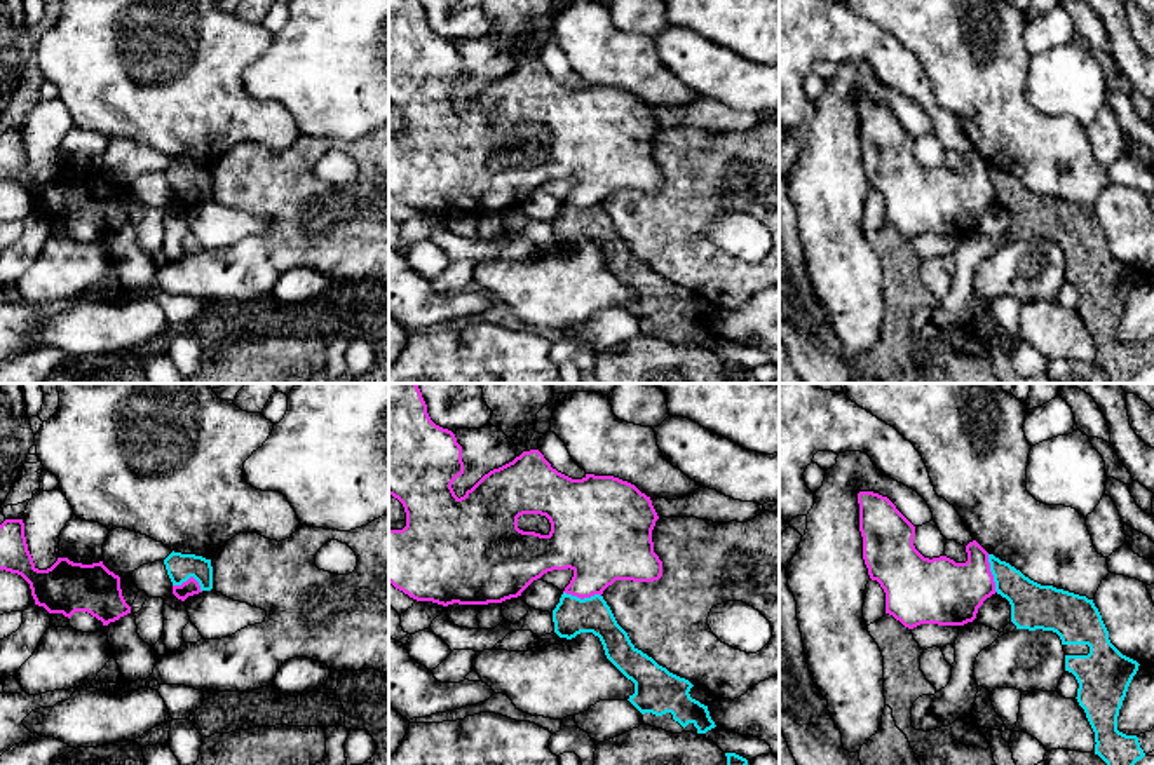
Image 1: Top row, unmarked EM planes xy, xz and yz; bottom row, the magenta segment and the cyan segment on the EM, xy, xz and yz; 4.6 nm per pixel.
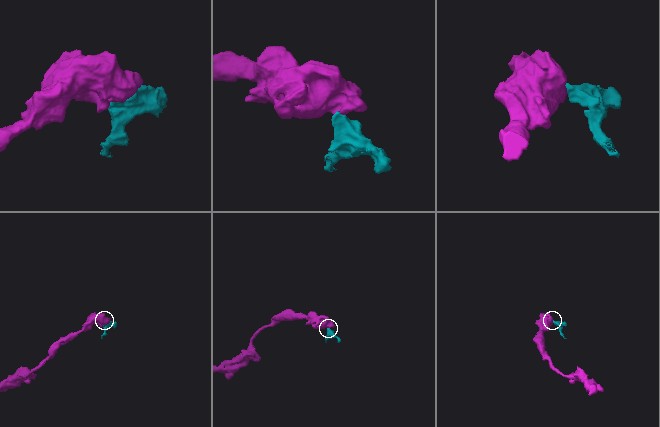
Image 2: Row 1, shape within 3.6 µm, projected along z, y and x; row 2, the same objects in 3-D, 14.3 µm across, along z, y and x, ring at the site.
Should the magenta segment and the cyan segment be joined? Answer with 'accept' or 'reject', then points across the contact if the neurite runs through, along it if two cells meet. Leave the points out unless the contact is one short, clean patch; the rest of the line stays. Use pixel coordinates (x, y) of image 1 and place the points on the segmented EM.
reject; border along xz (563, 591), (581, 598), (600, 596)

